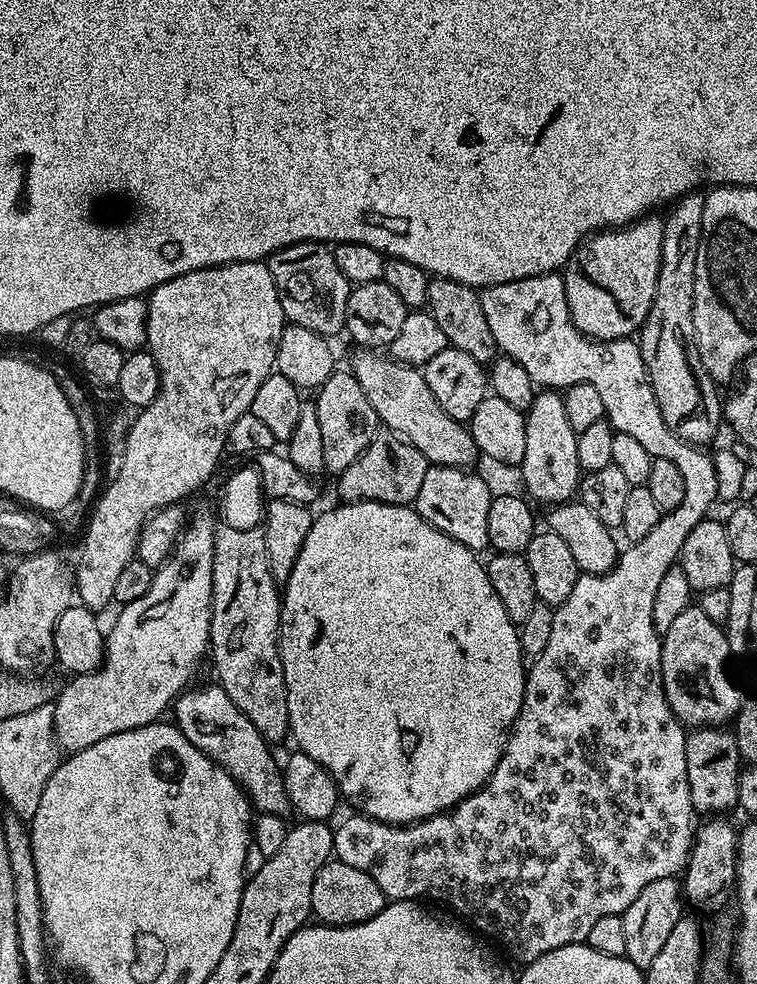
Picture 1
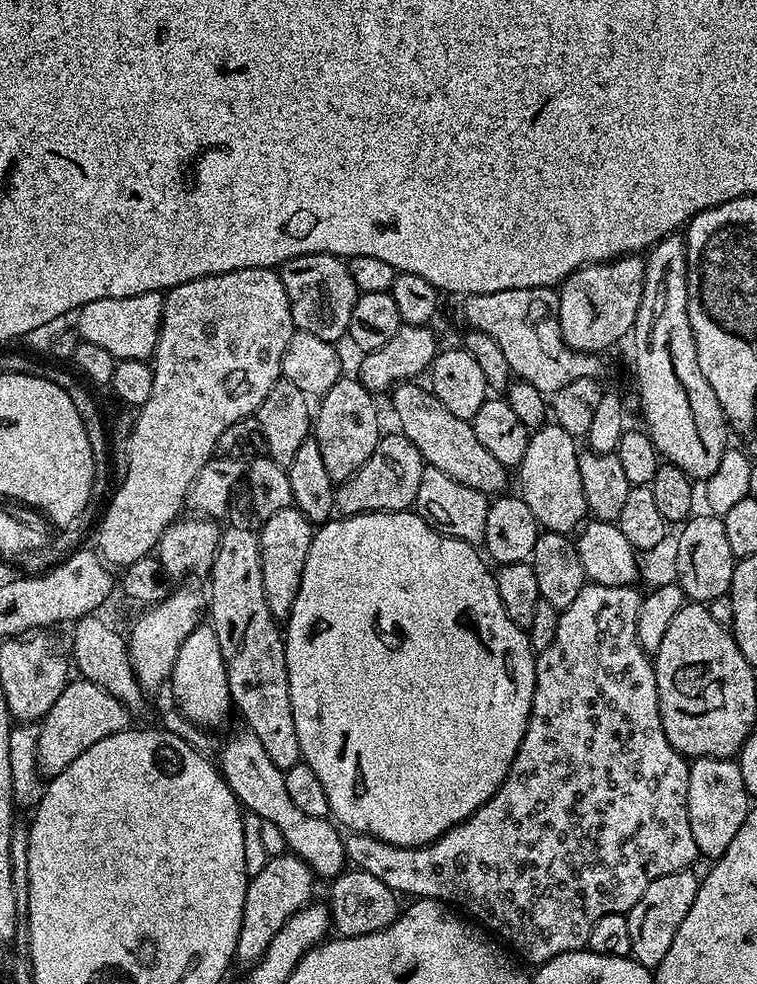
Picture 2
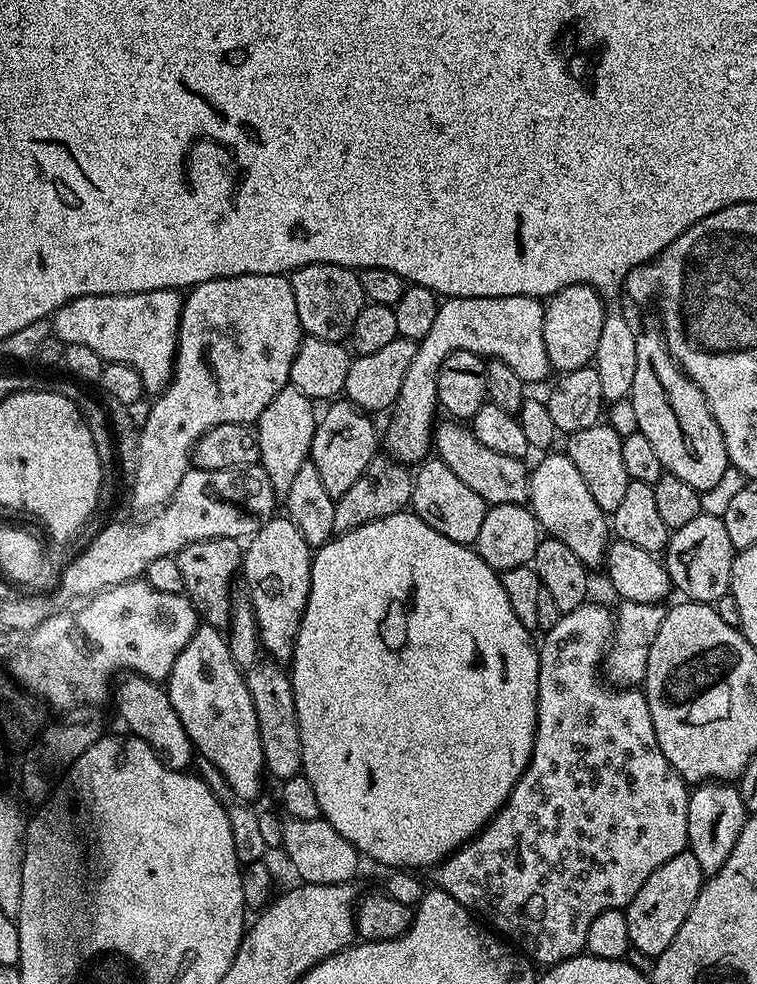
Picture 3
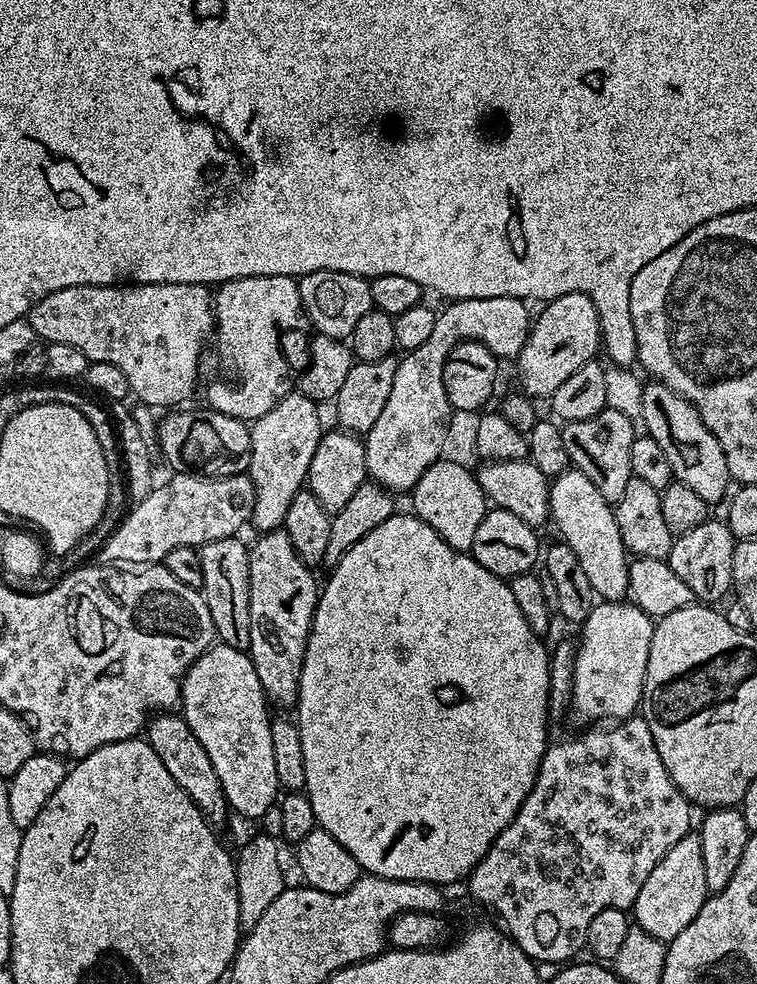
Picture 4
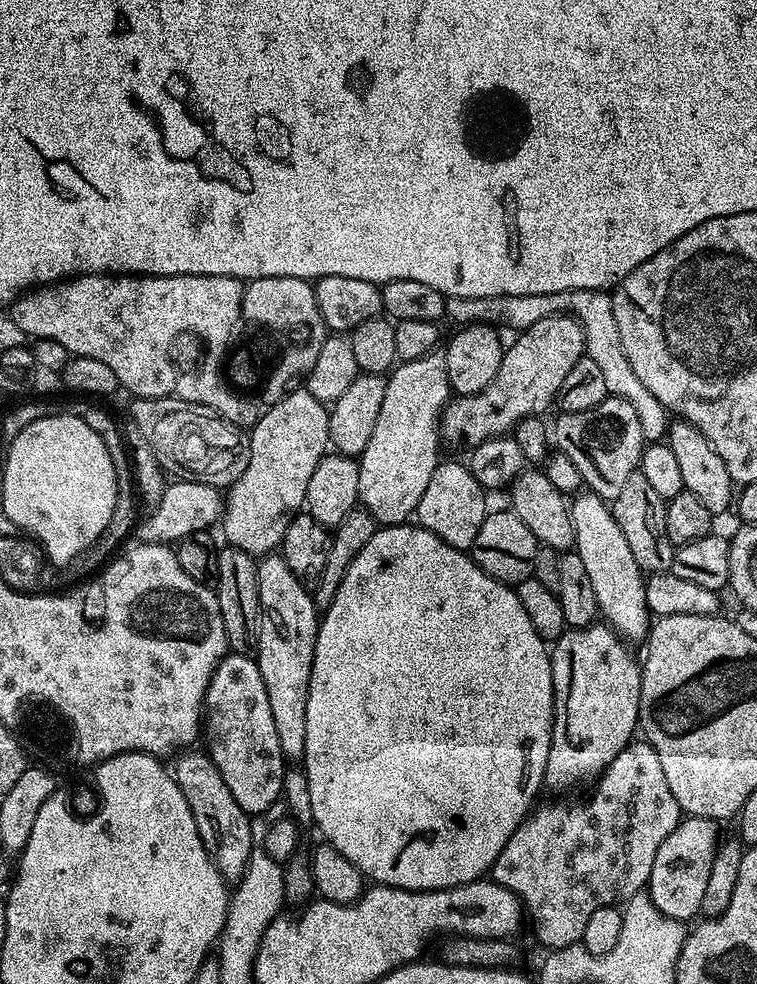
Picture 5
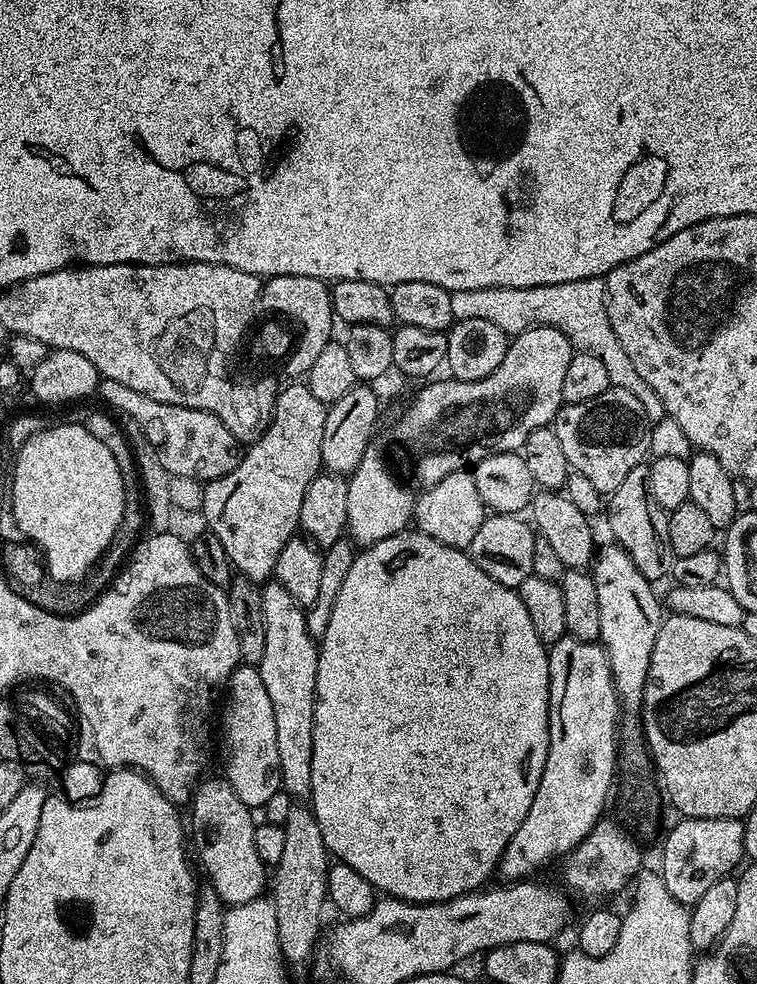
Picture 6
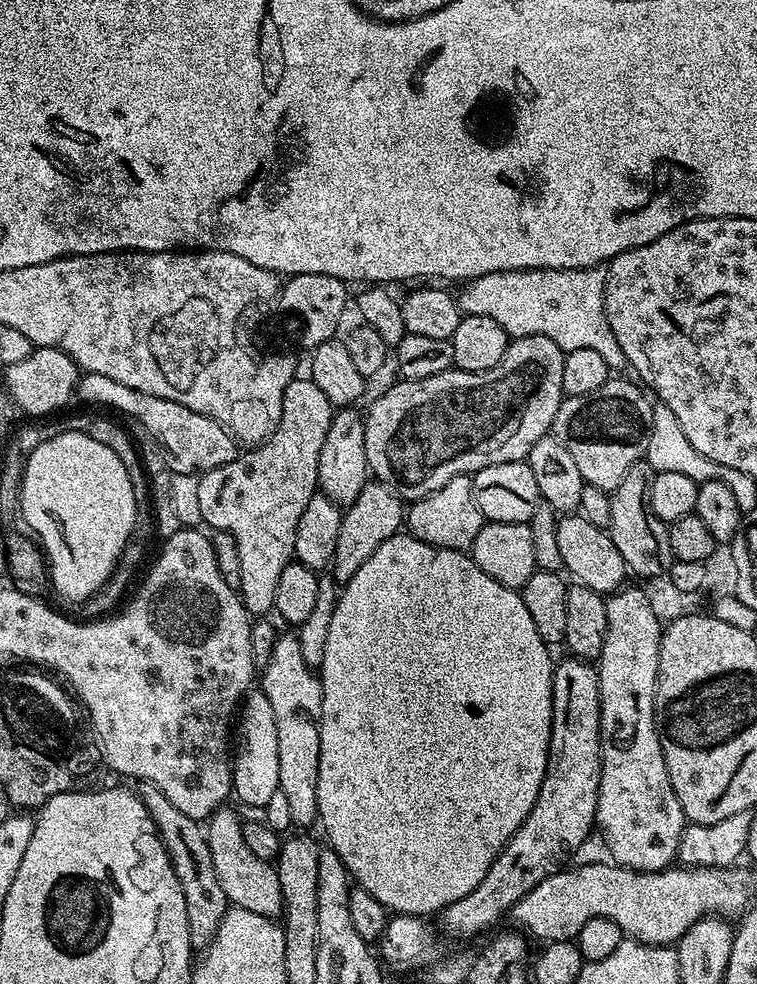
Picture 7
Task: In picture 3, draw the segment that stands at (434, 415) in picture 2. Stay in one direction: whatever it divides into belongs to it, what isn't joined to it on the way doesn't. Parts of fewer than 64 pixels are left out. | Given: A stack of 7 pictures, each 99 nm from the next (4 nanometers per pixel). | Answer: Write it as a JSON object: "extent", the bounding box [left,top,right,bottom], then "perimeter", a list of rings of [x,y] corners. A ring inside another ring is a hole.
{"extent":[434,422,530,506],"perimeter":[[[440,422],[434,428],[434,452],[438,459],[446,462],[446,466],[450,466],[450,470],[454,470],[454,474],[458,474],[458,478],[462,478],[462,482],[466,482],[466,486],[470,486],[470,490],[474,490],[474,494],[482,497],[485,504],[489,506],[493,504],[527,505],[530,490],[529,465],[524,460],[510,458],[506,454],[498,454],[498,450],[490,450],[490,446],[482,446],[482,442],[478,442],[478,438],[474,438],[471,427],[460,422],[448,423],[452,424]]]}

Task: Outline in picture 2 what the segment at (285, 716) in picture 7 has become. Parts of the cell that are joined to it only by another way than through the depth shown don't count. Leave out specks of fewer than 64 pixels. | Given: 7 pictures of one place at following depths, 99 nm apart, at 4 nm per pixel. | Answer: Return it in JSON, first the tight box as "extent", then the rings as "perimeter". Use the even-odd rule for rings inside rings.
{"extent":[259,506,314,621],"perimeter":[[[293,506],[270,514],[270,518],[259,525],[262,590],[266,590],[266,606],[277,621],[287,621],[292,613],[294,598],[298,598],[298,586],[302,582],[302,570],[306,566],[306,554],[310,554],[310,542],[314,525]]]}

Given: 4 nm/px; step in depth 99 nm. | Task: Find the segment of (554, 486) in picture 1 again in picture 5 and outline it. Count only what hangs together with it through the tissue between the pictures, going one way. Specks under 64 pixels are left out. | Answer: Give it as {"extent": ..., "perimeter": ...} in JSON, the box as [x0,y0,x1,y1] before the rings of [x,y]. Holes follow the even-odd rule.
{"extent":[570,490,650,641],"perimeter":[[[588,490],[571,501],[570,511],[576,535],[574,551],[586,566],[594,598],[598,598],[599,615],[621,640],[647,641],[650,611],[647,606],[646,576],[641,572],[638,562],[634,562],[634,553],[626,543],[622,530],[618,530],[611,507],[601,496]]]}

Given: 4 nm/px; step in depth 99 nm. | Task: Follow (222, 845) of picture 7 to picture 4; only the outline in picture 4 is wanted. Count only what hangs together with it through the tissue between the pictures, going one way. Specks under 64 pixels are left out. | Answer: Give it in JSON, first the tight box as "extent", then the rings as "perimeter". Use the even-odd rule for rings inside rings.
{"extent":[146,710,230,826],"perimeter":[[[168,710],[153,715],[146,725],[146,739],[154,754],[162,758],[162,766],[170,770],[170,778],[174,778],[174,782],[178,782],[178,786],[182,786],[186,794],[190,794],[194,806],[202,810],[205,818],[213,825],[220,826],[230,816],[228,799],[222,790],[222,782],[218,782],[218,773],[210,763],[210,757],[206,755],[206,750],[202,750],[202,742],[194,738],[194,730],[190,730],[183,715],[173,714]]]}

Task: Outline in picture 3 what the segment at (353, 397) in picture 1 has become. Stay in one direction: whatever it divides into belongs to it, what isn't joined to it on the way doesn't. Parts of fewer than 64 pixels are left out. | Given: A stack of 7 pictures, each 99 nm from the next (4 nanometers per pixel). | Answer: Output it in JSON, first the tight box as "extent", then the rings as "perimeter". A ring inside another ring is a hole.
{"extent":[310,398,378,498],"perimeter":[[[337,398],[323,409],[322,415],[317,419],[310,463],[318,470],[323,485],[326,486],[326,494],[334,498],[346,494],[358,478],[370,466],[370,462],[378,455],[378,428],[372,425],[373,417],[369,413],[361,412],[355,408],[347,398]]]}

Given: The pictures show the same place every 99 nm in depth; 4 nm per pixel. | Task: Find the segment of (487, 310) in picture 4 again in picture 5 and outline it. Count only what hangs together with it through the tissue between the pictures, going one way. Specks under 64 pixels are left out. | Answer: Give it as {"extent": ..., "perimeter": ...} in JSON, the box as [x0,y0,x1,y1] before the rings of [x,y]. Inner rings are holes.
{"extent":[358,350,450,525],"perimeter":[[[437,350],[422,358],[397,363],[387,373],[386,395],[378,409],[378,422],[370,434],[370,442],[366,442],[366,450],[362,450],[358,457],[359,503],[363,511],[376,519],[377,525],[403,524],[415,513],[418,502],[426,491],[426,486],[430,486],[430,478],[434,478],[434,470],[441,459],[440,415],[443,414],[449,399],[450,389],[443,351]]]}

